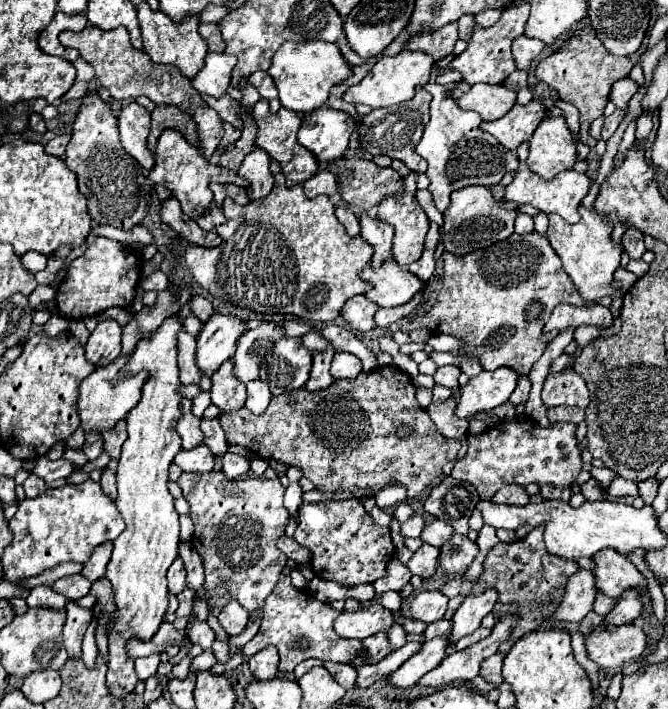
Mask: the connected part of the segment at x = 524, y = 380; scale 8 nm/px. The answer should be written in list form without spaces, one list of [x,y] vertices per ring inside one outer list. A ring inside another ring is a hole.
[[[521,376],[521,380],[517,382],[517,388],[515,388],[513,394],[509,396],[509,402],[511,402],[513,406],[519,406],[519,404],[527,402],[527,398],[529,398],[529,388],[531,388],[529,378],[527,378],[527,376]]]

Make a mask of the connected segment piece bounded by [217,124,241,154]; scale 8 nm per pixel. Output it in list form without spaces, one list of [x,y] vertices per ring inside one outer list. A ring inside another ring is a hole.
[[[225,124],[225,136],[223,136],[223,140],[221,140],[221,146],[219,146],[217,154],[223,154],[229,144],[233,144],[233,142],[239,140],[239,136],[241,136],[241,132],[239,132],[237,128],[233,128],[231,124]]]

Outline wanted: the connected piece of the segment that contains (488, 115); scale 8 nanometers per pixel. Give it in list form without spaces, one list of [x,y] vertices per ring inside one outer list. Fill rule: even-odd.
[[[475,84],[467,94],[463,94],[457,104],[463,110],[475,110],[481,114],[483,120],[497,120],[503,118],[517,102],[513,90],[505,88],[503,84]]]

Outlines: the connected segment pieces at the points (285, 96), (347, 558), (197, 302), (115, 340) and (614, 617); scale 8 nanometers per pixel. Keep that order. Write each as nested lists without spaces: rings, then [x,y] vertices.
[[[285,42],[275,52],[269,74],[275,80],[277,90],[279,90],[279,100],[287,110],[313,112],[313,110],[325,106],[325,102],[329,98],[329,90],[335,84],[349,78],[353,72],[351,72],[349,62],[341,56],[337,44],[327,44],[327,42],[305,42],[305,44]]]
[[[355,498],[301,504],[295,540],[311,552],[311,568],[315,576],[339,582],[343,586],[375,582],[385,576],[385,566],[393,556],[389,528],[377,526],[363,504]]]
[[[193,296],[191,300],[191,308],[193,308],[193,314],[199,316],[199,320],[207,322],[207,318],[211,318],[215,314],[215,308],[211,306],[211,302],[203,296]]]
[[[103,320],[91,332],[89,342],[85,346],[85,356],[95,366],[107,364],[115,360],[121,352],[121,326],[115,320]]]
[[[629,590],[623,594],[623,598],[619,598],[617,606],[603,618],[603,626],[623,626],[623,624],[631,624],[643,610],[643,602],[639,600],[639,594]]]

